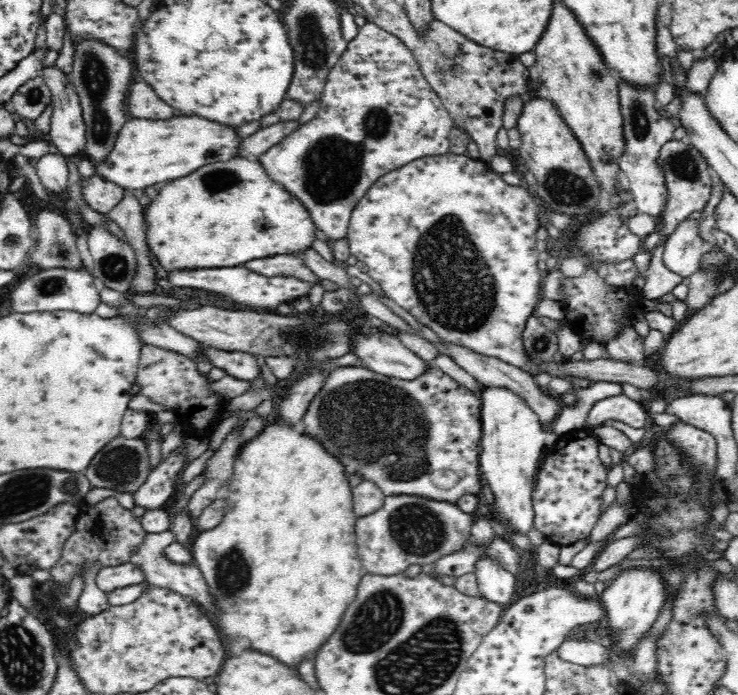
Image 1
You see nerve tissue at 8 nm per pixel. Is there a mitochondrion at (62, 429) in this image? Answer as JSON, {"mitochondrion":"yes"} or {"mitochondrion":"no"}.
{"mitochondrion":"no"}

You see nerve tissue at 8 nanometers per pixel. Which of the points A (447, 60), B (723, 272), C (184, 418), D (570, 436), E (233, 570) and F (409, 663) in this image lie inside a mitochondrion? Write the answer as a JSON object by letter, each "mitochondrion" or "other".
{"A":"mitochondrion","B":"other","C":"other","D":"other","E":"mitochondrion","F":"mitochondrion"}

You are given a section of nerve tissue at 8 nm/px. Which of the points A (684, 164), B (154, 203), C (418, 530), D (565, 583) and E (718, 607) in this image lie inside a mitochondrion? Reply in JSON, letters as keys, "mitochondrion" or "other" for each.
{"A":"mitochondrion","B":"other","C":"mitochondrion","D":"other","E":"other"}

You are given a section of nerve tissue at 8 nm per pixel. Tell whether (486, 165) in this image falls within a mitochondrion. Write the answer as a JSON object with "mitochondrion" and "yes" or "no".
{"mitochondrion":"no"}

